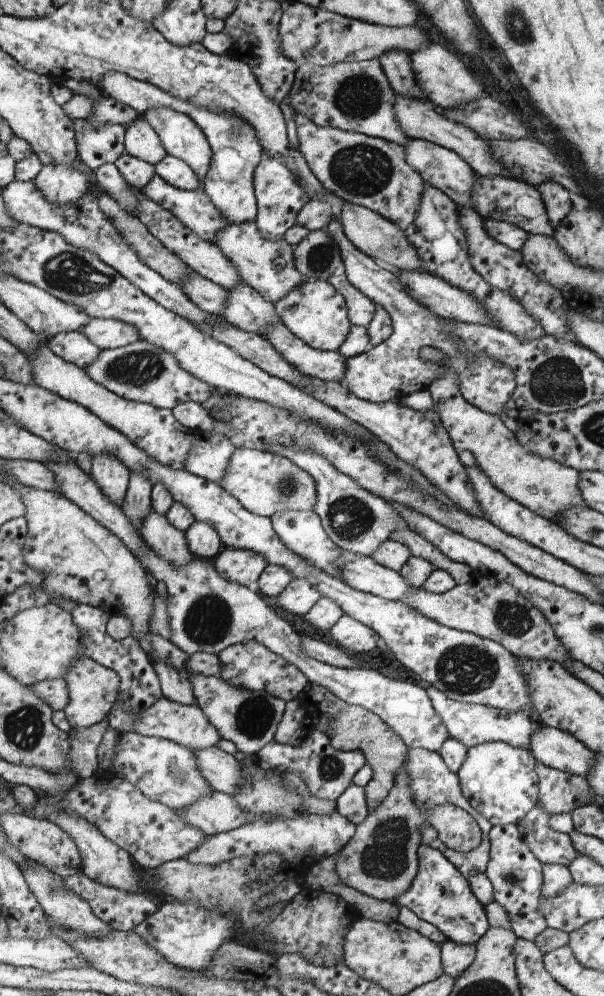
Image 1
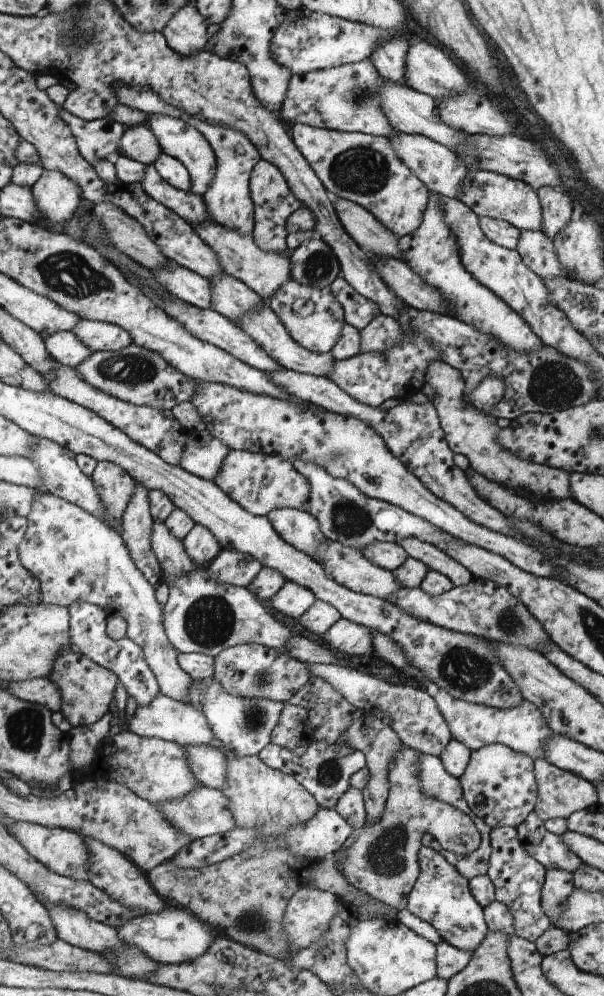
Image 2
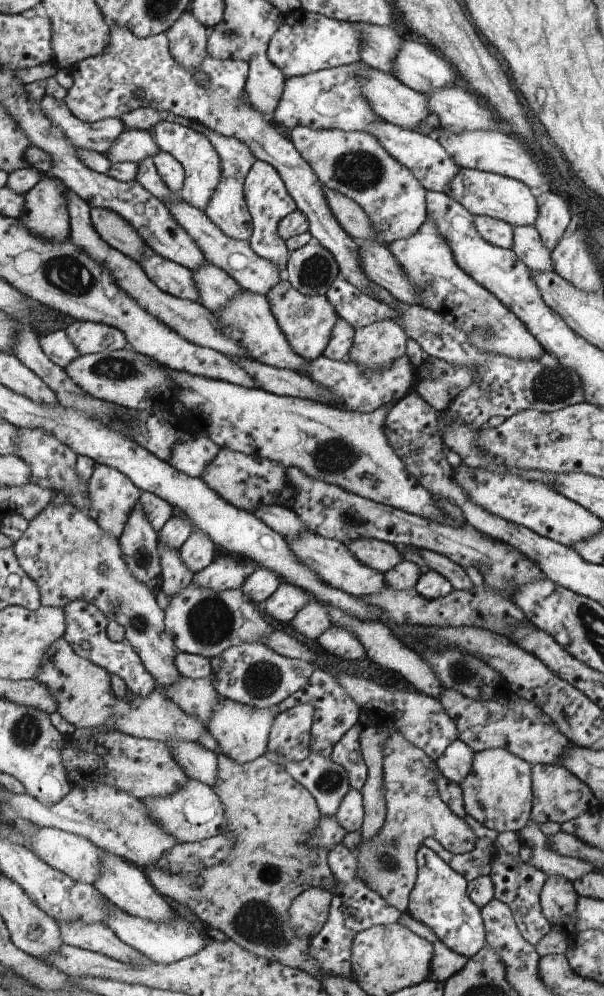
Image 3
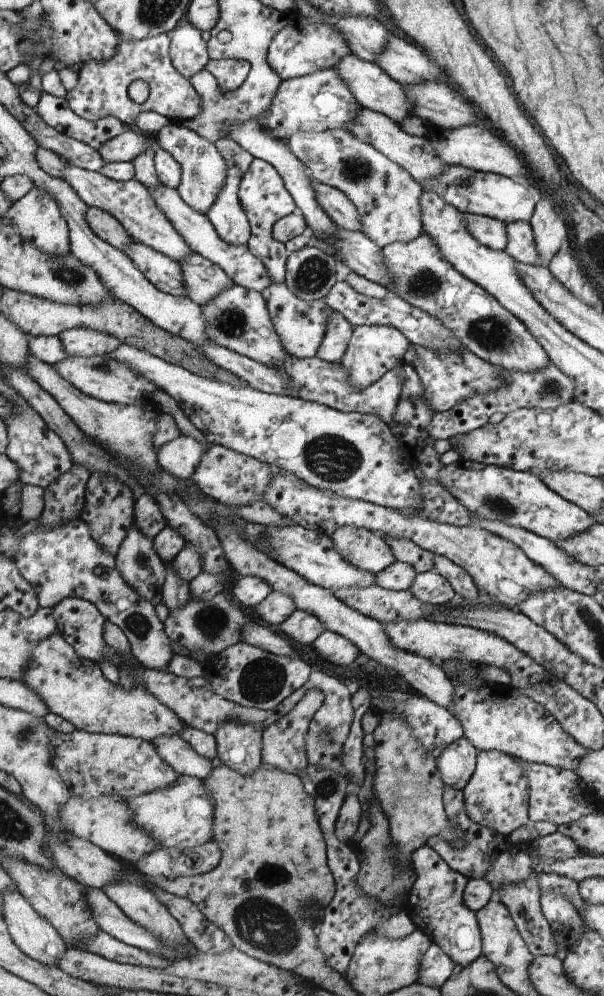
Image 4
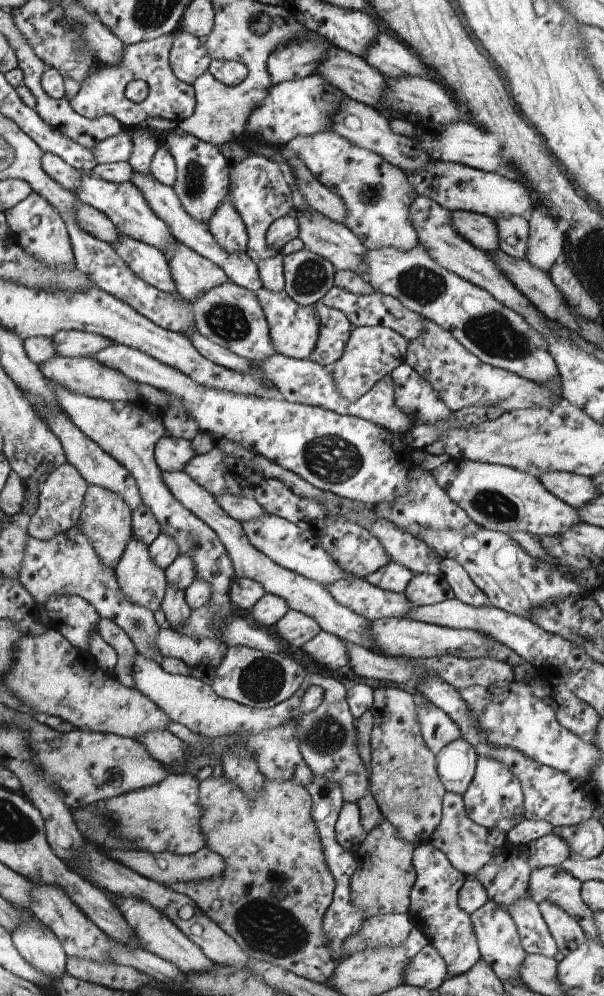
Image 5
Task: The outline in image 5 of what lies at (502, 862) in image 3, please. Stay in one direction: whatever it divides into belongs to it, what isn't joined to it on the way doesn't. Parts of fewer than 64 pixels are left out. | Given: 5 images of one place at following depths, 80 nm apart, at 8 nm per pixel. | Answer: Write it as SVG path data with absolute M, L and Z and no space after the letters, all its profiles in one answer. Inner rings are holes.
M526 896L514 903L509 912L516 922L521 944L528 954L550 958L556 956L559 950L557 942L542 918L539 904L532 897Z

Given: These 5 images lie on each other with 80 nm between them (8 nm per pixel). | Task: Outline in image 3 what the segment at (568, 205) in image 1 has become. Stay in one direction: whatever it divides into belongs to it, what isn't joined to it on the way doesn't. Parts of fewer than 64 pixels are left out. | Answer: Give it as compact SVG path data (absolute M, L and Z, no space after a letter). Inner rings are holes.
M548 187L537 197L539 215L533 224L544 244L553 250L562 238L570 222L570 210L562 196L552 193Z

